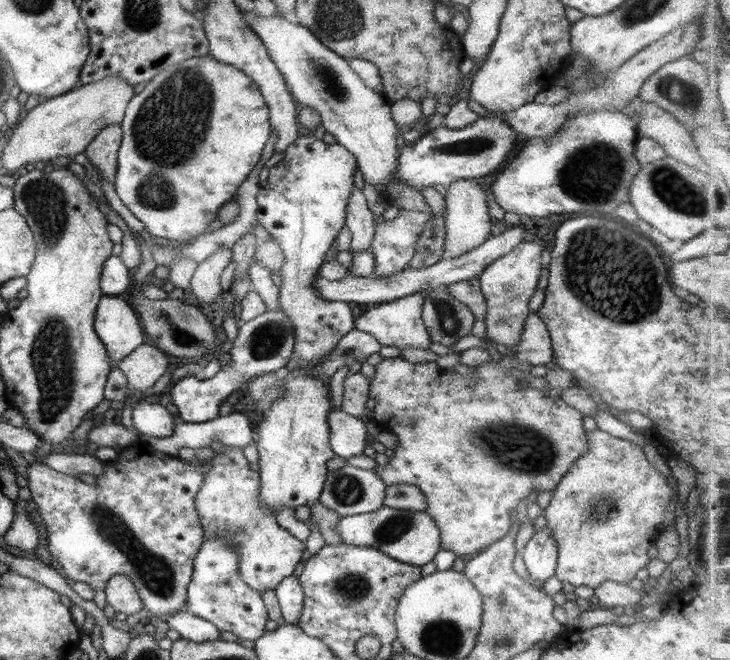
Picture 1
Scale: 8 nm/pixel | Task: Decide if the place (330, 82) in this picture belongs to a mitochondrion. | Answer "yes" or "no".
yes

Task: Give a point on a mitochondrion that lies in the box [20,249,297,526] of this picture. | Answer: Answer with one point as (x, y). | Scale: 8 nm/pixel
(52, 353)

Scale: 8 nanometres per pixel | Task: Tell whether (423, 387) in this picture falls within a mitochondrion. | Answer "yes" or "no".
no

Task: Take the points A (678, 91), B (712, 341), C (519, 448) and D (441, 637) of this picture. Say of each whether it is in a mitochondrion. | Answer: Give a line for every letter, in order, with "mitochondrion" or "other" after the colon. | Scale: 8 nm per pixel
A: mitochondrion
B: other
C: mitochondrion
D: mitochondrion

